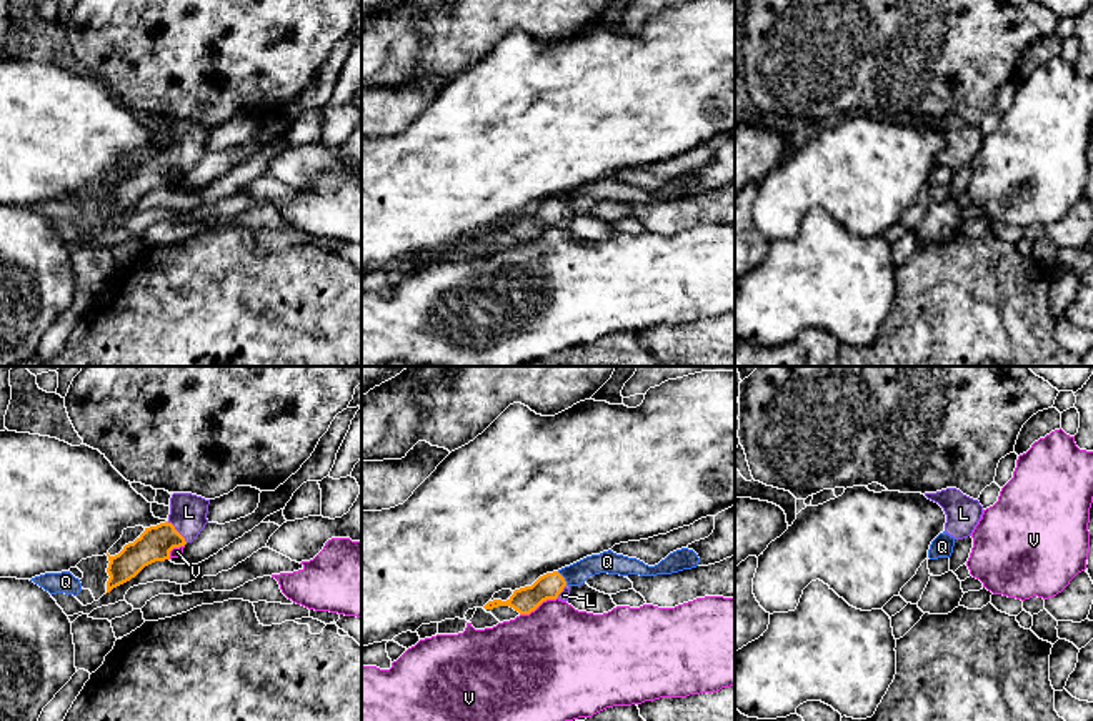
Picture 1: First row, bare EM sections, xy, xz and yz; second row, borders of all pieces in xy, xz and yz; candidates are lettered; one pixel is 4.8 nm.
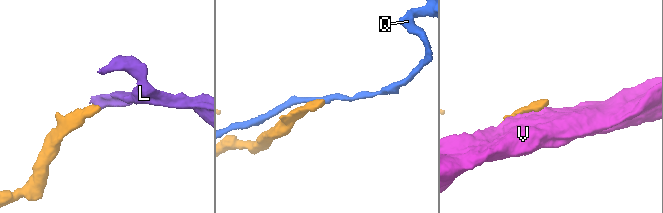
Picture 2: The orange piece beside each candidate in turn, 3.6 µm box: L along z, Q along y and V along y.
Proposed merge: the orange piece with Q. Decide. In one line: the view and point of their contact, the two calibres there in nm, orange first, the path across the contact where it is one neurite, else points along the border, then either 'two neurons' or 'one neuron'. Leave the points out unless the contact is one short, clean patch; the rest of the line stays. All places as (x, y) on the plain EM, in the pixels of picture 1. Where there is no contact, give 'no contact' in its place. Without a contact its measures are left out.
contact xz (563, 205); calibres 130 and 110 nm; border xz (557, 198), (567, 210); two neurons

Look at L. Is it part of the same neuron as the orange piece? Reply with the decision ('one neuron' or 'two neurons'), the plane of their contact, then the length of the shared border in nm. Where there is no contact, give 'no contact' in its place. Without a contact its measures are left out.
one neuron; contact in xy; length 140 nm

